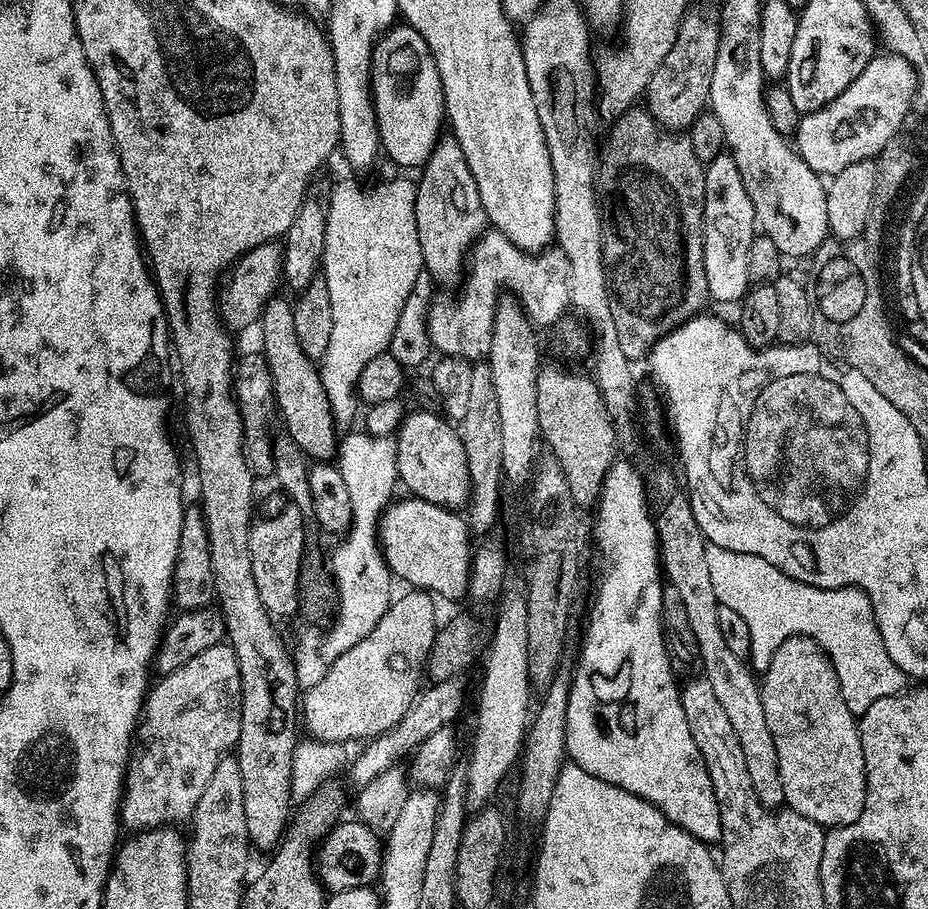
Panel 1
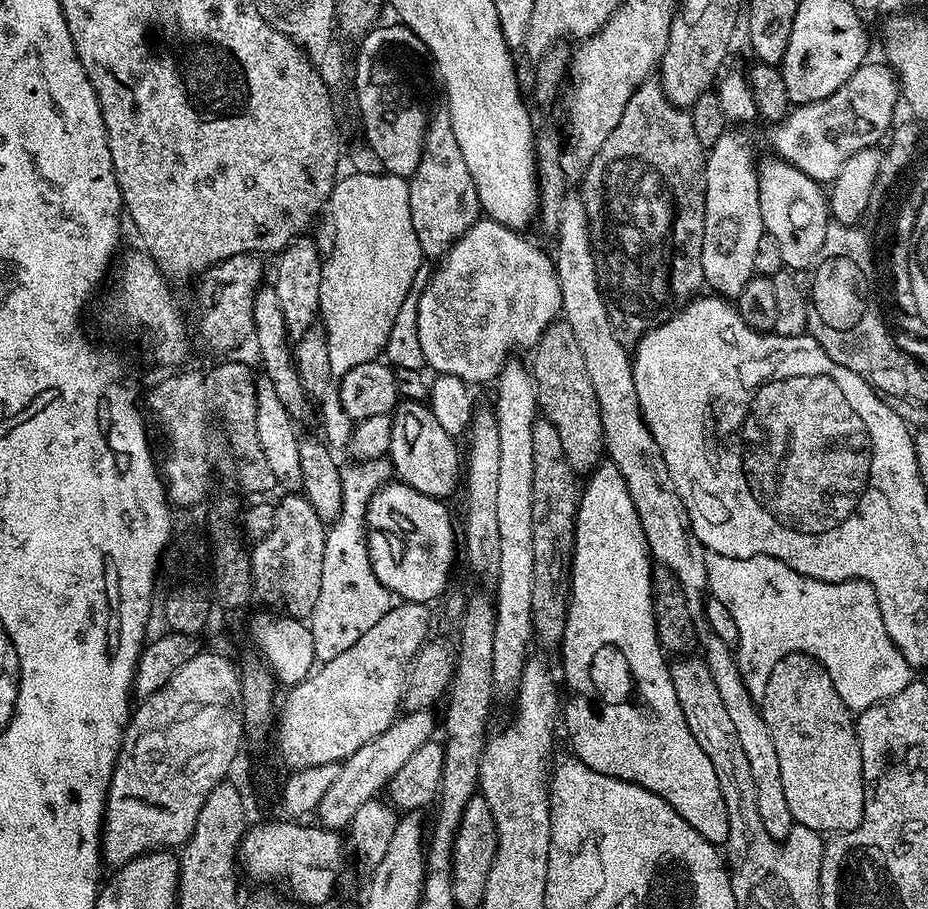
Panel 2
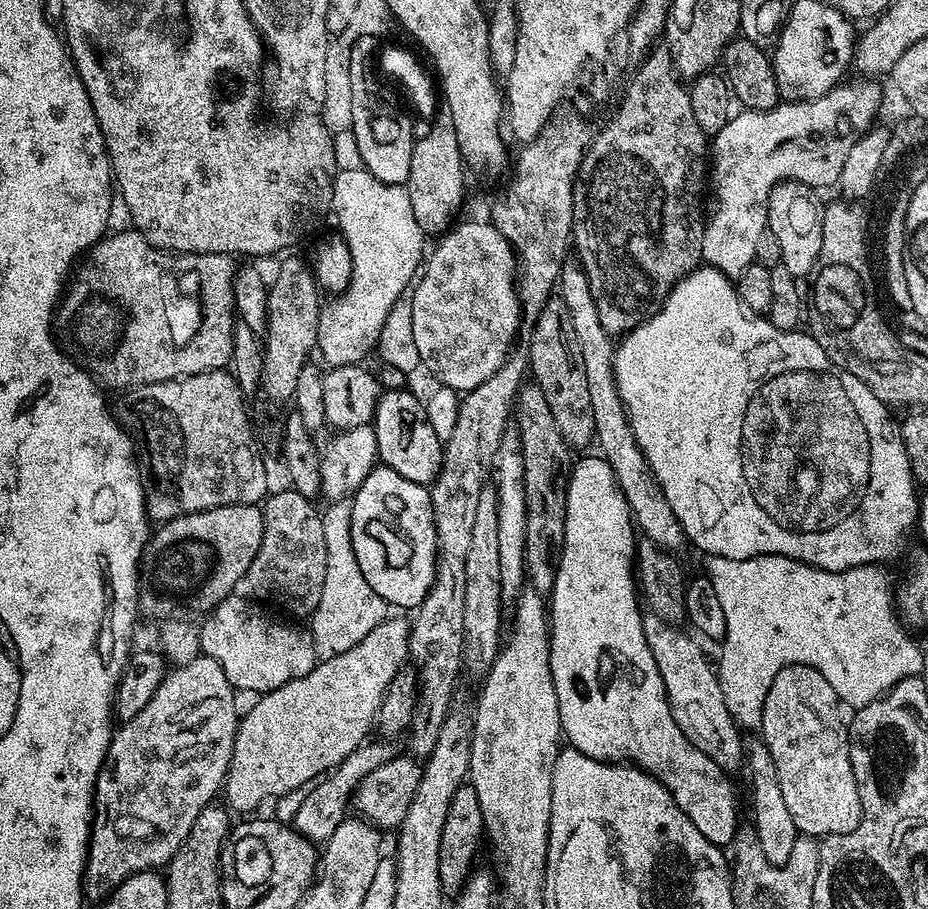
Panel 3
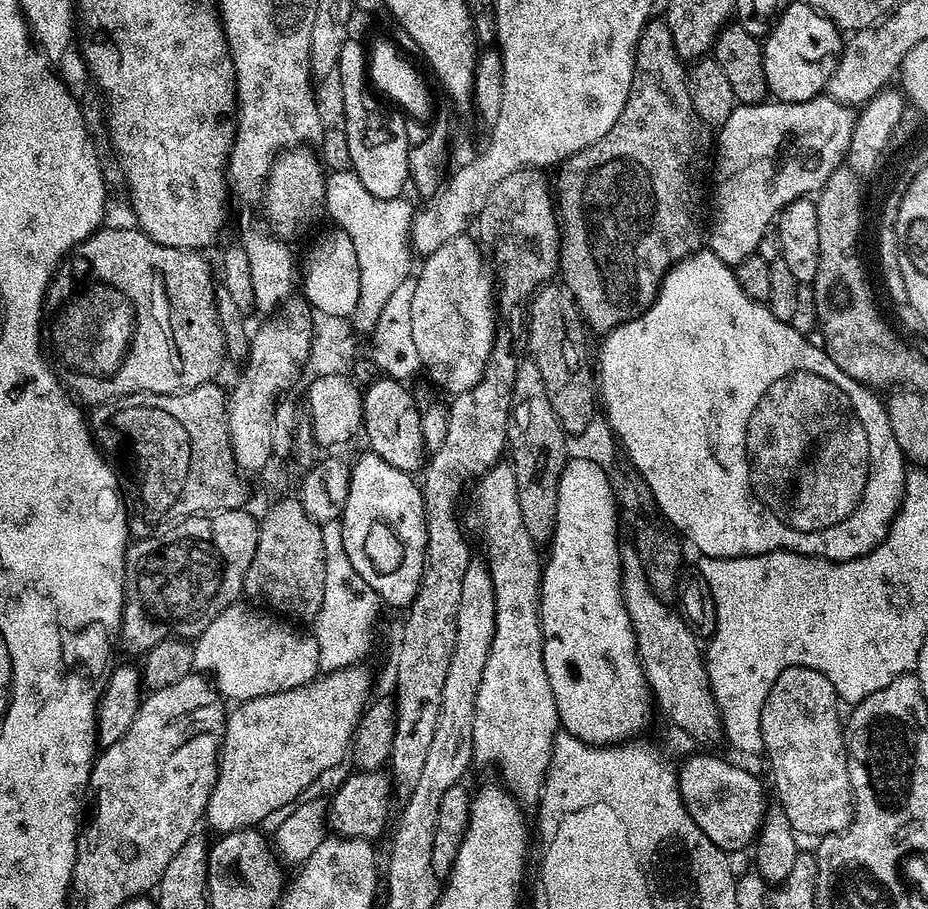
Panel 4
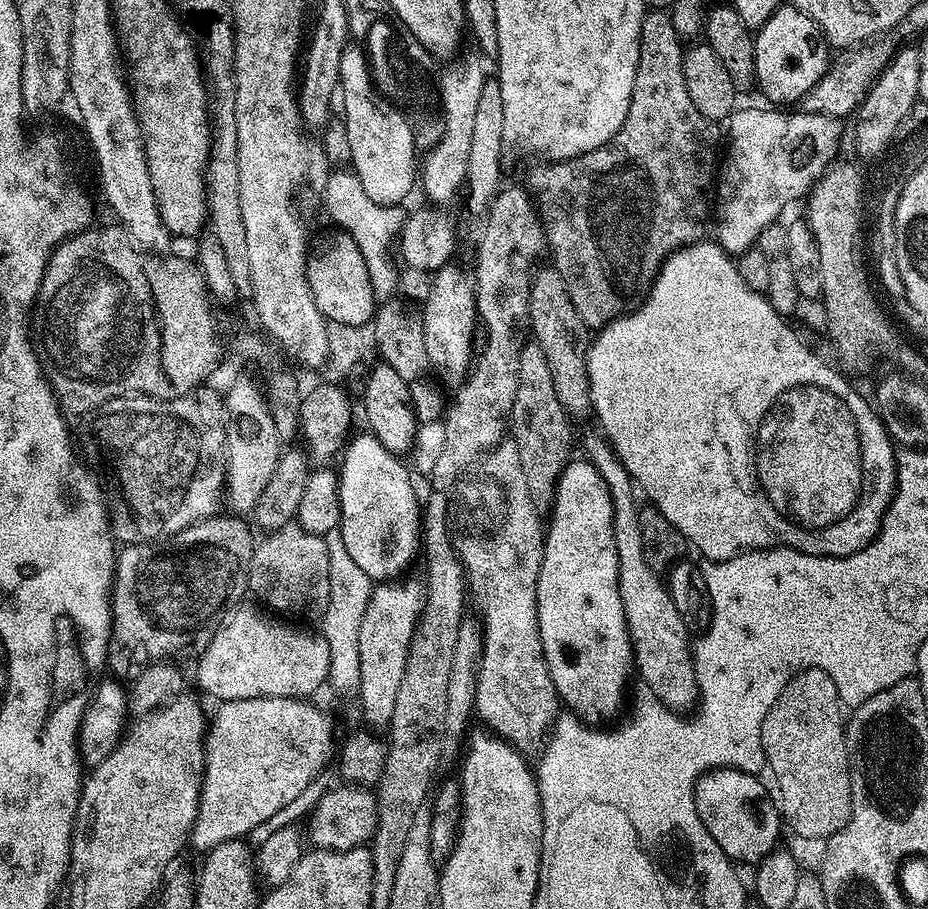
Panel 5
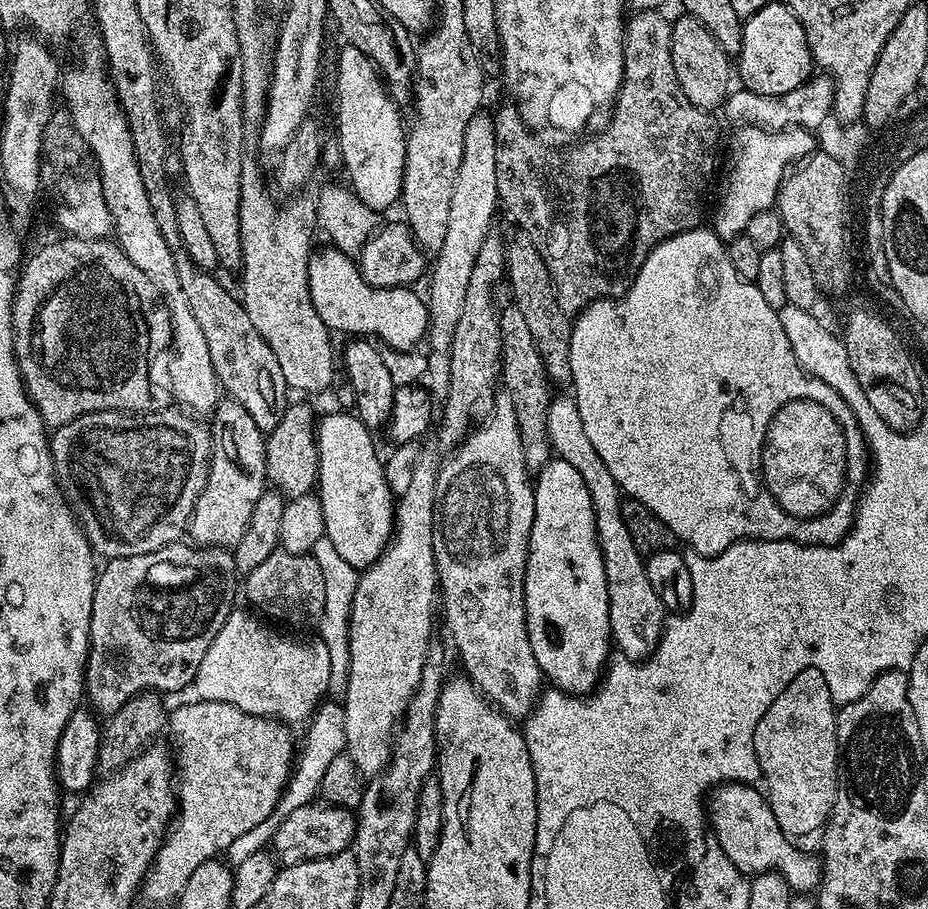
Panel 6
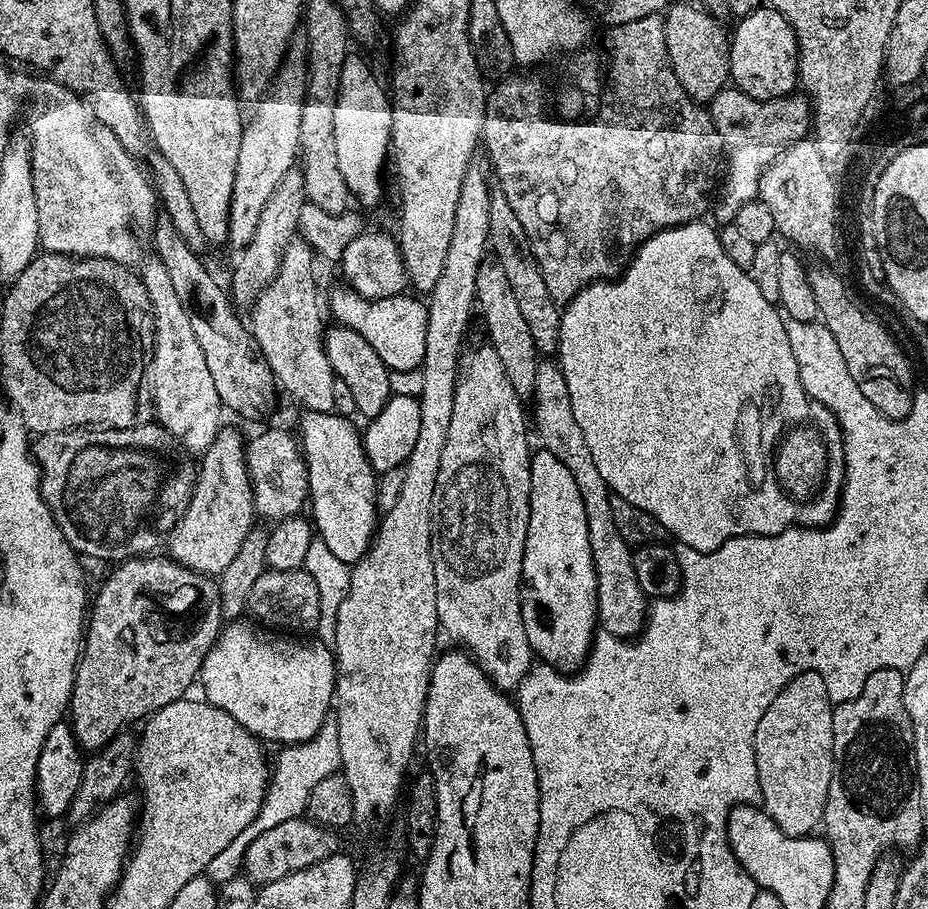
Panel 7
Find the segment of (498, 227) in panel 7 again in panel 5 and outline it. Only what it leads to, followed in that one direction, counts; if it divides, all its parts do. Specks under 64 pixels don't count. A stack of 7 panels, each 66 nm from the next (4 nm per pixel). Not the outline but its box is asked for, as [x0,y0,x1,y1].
[526,267,590,417]

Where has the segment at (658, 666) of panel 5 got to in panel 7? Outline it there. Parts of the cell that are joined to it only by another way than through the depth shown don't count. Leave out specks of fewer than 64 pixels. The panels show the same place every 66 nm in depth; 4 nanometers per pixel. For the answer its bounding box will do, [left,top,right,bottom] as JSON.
[532,363,646,638]

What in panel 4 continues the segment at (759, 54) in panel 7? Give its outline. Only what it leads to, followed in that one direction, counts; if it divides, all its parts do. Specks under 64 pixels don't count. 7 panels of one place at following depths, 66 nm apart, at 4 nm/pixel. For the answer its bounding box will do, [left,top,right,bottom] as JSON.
[762,2,842,104]

